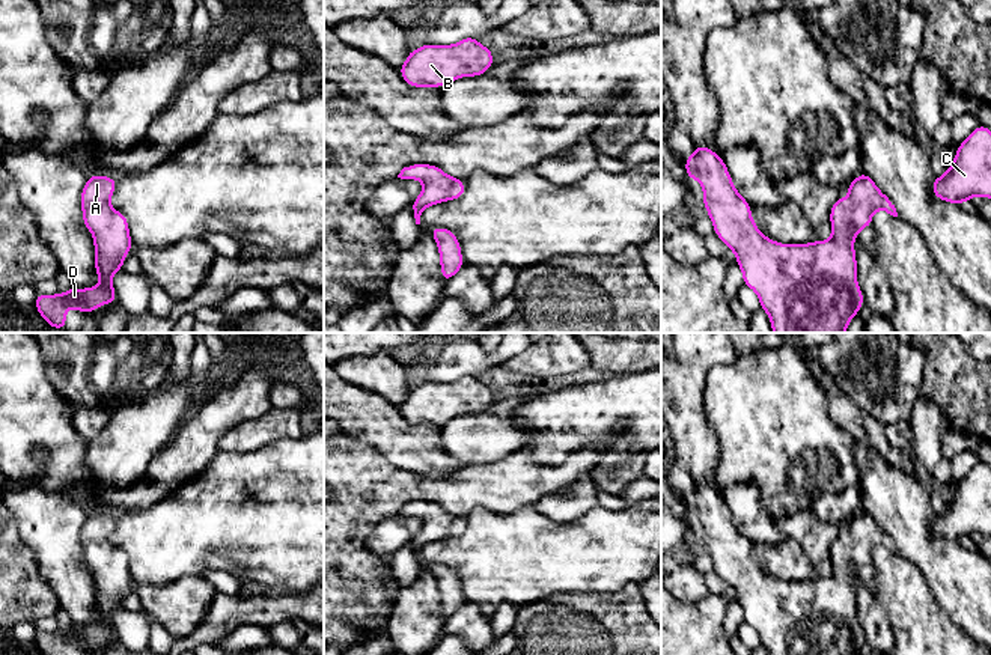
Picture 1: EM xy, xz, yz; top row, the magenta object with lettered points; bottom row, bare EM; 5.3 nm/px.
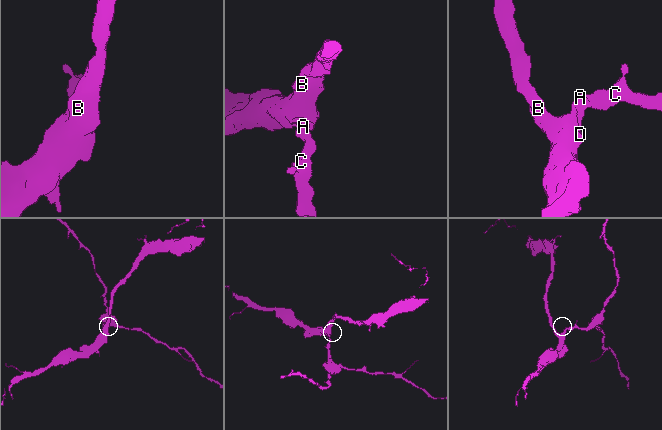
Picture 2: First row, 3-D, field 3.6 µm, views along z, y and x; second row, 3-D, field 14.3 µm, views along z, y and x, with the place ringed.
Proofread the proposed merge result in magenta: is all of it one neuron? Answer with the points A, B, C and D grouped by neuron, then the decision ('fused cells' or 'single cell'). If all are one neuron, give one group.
A B C D | single cell

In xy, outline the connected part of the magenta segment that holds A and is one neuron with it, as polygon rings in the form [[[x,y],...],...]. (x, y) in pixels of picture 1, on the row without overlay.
[[[90,512],[81,527],[83,562],[93,572],[95,608],[101,616],[99,623],[80,628],[75,623],[65,631],[36,631],[35,643],[42,655],[66,655],[69,644],[83,652],[95,649],[101,641],[117,640],[111,614],[123,607],[123,596],[131,589],[131,572],[125,551],[108,541],[116,529],[117,516]]]

